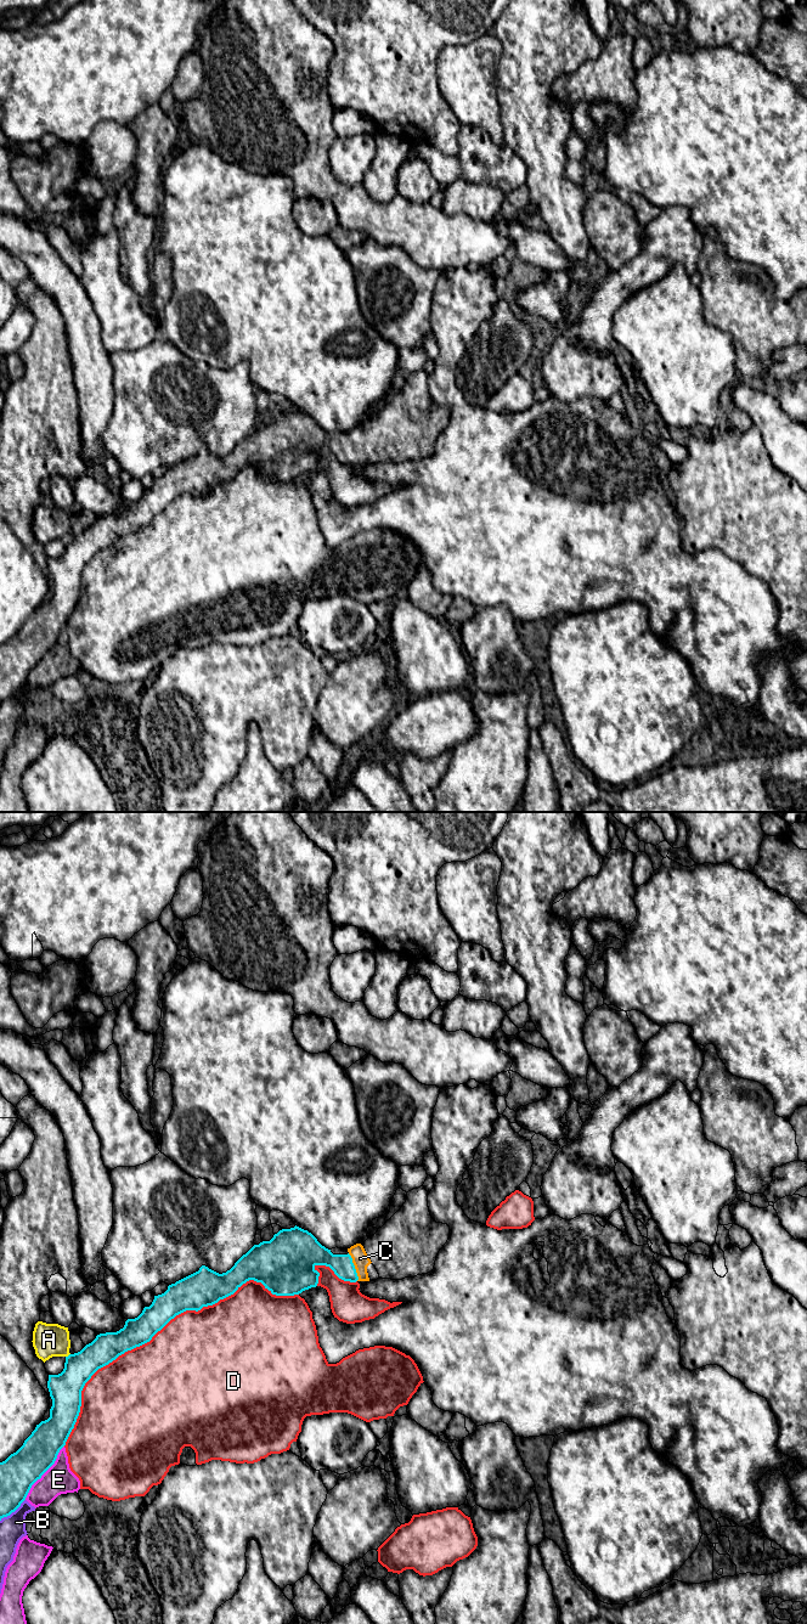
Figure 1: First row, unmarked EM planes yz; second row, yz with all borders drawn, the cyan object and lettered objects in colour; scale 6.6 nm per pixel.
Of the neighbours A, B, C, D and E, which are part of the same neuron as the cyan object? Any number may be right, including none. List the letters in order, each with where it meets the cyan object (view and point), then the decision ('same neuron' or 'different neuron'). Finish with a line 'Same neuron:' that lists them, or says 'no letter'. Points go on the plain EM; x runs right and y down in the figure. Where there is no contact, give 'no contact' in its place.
A: meets cyan in yz at (68, 539); different neuron
B: meets cyan in yz at (12, 694); different neuron
C: meets cyan in yz at (354, 450); same neuron
D: meets cyan in yz at (159, 513); different neuron
E: meets cyan in yz at (45, 654); different neuron
Same neuron: C

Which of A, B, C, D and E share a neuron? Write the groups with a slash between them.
A / B / C / D / E

